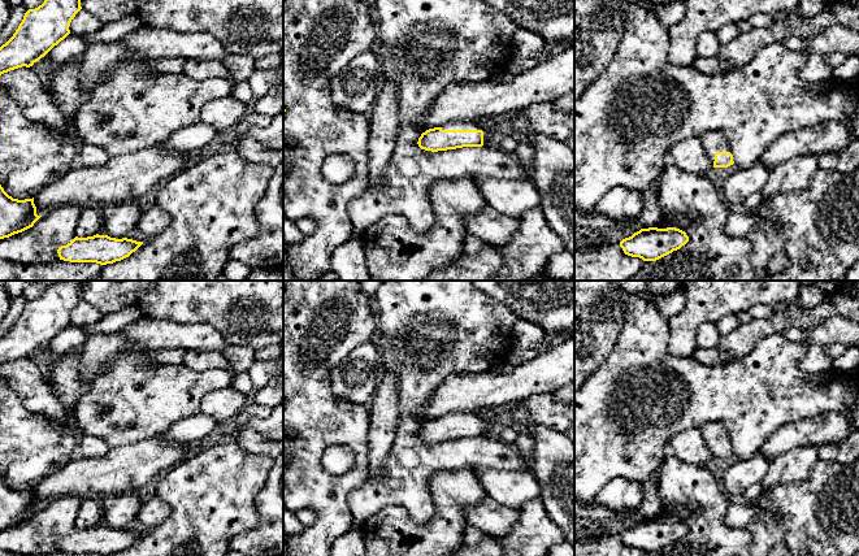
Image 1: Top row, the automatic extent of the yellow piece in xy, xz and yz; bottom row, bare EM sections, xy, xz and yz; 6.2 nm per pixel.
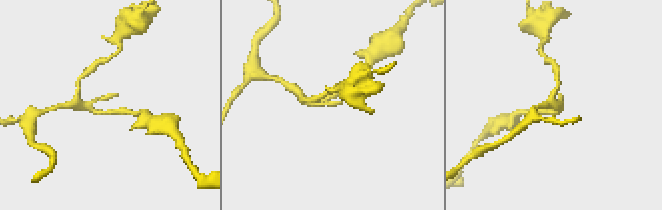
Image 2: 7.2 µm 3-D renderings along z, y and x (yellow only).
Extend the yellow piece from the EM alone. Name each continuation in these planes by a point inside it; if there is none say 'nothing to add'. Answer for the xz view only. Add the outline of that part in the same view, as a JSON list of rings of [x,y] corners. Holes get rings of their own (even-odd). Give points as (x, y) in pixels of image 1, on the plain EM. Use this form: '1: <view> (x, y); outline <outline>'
1: xz (489, 431); outline [[[474,411],[448,413],[441,417],[442,421],[482,421],[483,422],[483,439],[495,438],[499,426],[491,426],[487,420]]]

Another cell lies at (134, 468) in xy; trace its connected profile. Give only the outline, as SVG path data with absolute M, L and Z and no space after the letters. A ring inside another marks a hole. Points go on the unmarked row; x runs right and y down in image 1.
M161 434L139 443L109 448L100 457L75 456L35 488L36 505L62 496L103 498L125 492L146 492L162 472L188 459L190 444L168 443Z

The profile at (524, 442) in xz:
M517 429L517 438L513 446L526 460L532 460L534 439L525 429Z

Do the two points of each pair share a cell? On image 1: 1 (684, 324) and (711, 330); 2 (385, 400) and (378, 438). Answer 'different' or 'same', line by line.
1: different
2: same

